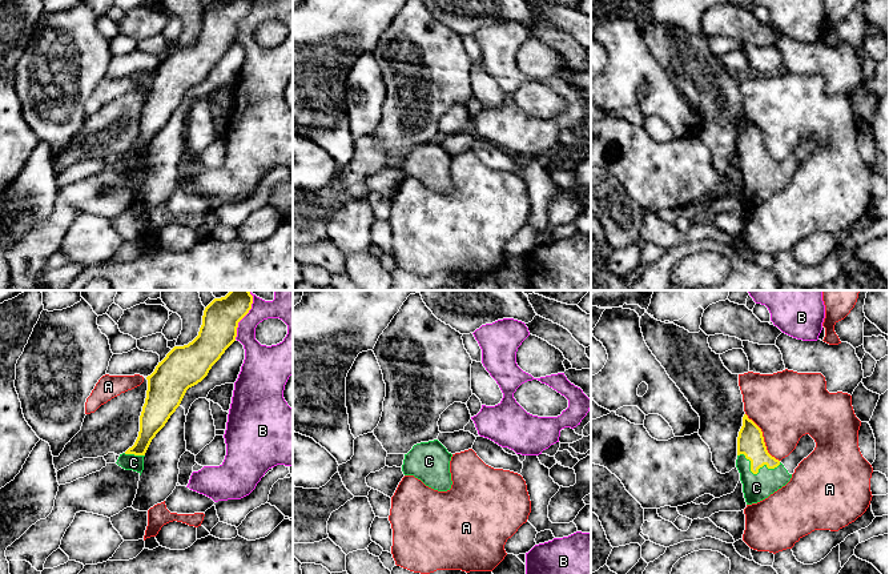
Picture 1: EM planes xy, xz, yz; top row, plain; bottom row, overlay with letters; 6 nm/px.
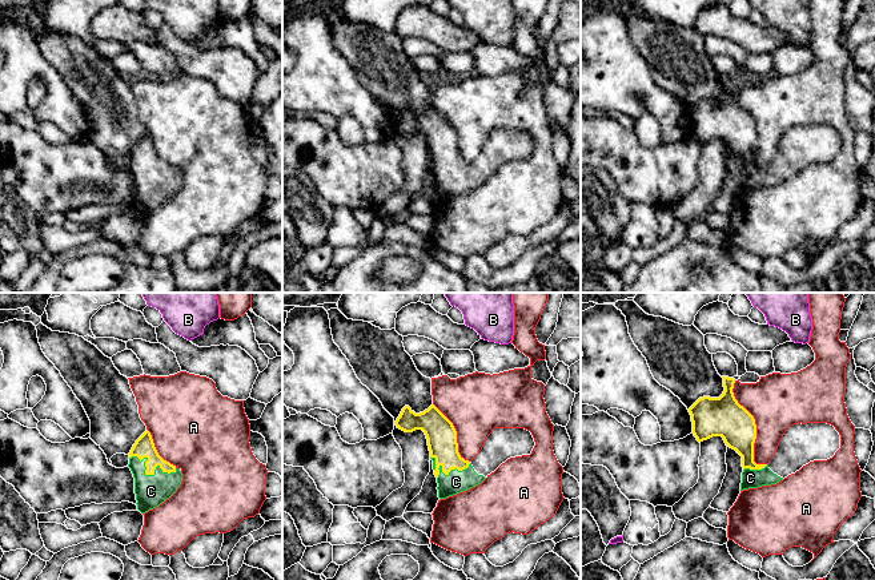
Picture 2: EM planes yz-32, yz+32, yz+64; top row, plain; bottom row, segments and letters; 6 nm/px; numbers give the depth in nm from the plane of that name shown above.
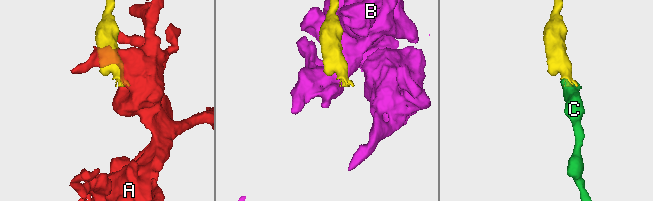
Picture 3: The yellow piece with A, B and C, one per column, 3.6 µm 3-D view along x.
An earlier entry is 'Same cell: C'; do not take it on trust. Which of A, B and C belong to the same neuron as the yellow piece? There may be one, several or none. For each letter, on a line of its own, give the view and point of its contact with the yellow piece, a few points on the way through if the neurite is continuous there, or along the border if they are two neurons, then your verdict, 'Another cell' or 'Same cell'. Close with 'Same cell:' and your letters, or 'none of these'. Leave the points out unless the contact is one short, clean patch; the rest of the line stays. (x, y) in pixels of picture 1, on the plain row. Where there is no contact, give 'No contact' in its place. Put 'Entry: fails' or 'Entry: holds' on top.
Entry: holds
A: Touches yellow at yz (763, 140). Another cell
B: Touches yellow at xy (242, 19). Another cell
C: Touches yellow at yz (756, 175). Path across: yz (751, 144), (756, 175), (756, 189). Same cell
Same cell: C

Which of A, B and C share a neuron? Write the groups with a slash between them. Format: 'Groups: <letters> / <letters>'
Groups: A / B / C

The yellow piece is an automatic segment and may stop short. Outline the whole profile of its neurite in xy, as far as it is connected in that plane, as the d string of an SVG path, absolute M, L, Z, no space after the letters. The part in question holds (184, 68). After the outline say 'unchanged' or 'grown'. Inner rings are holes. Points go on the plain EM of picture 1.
M214 0L204 12L198 37L188 47L174 48L158 64L154 73L146 79L148 92L140 117L138 139L132 149L120 156L116 164L118 168L125 172L137 173L141 177L144 158L152 141L180 108L186 92L201 84L225 52L236 43L238 24L249 15L252 5L253 0Z; grown

